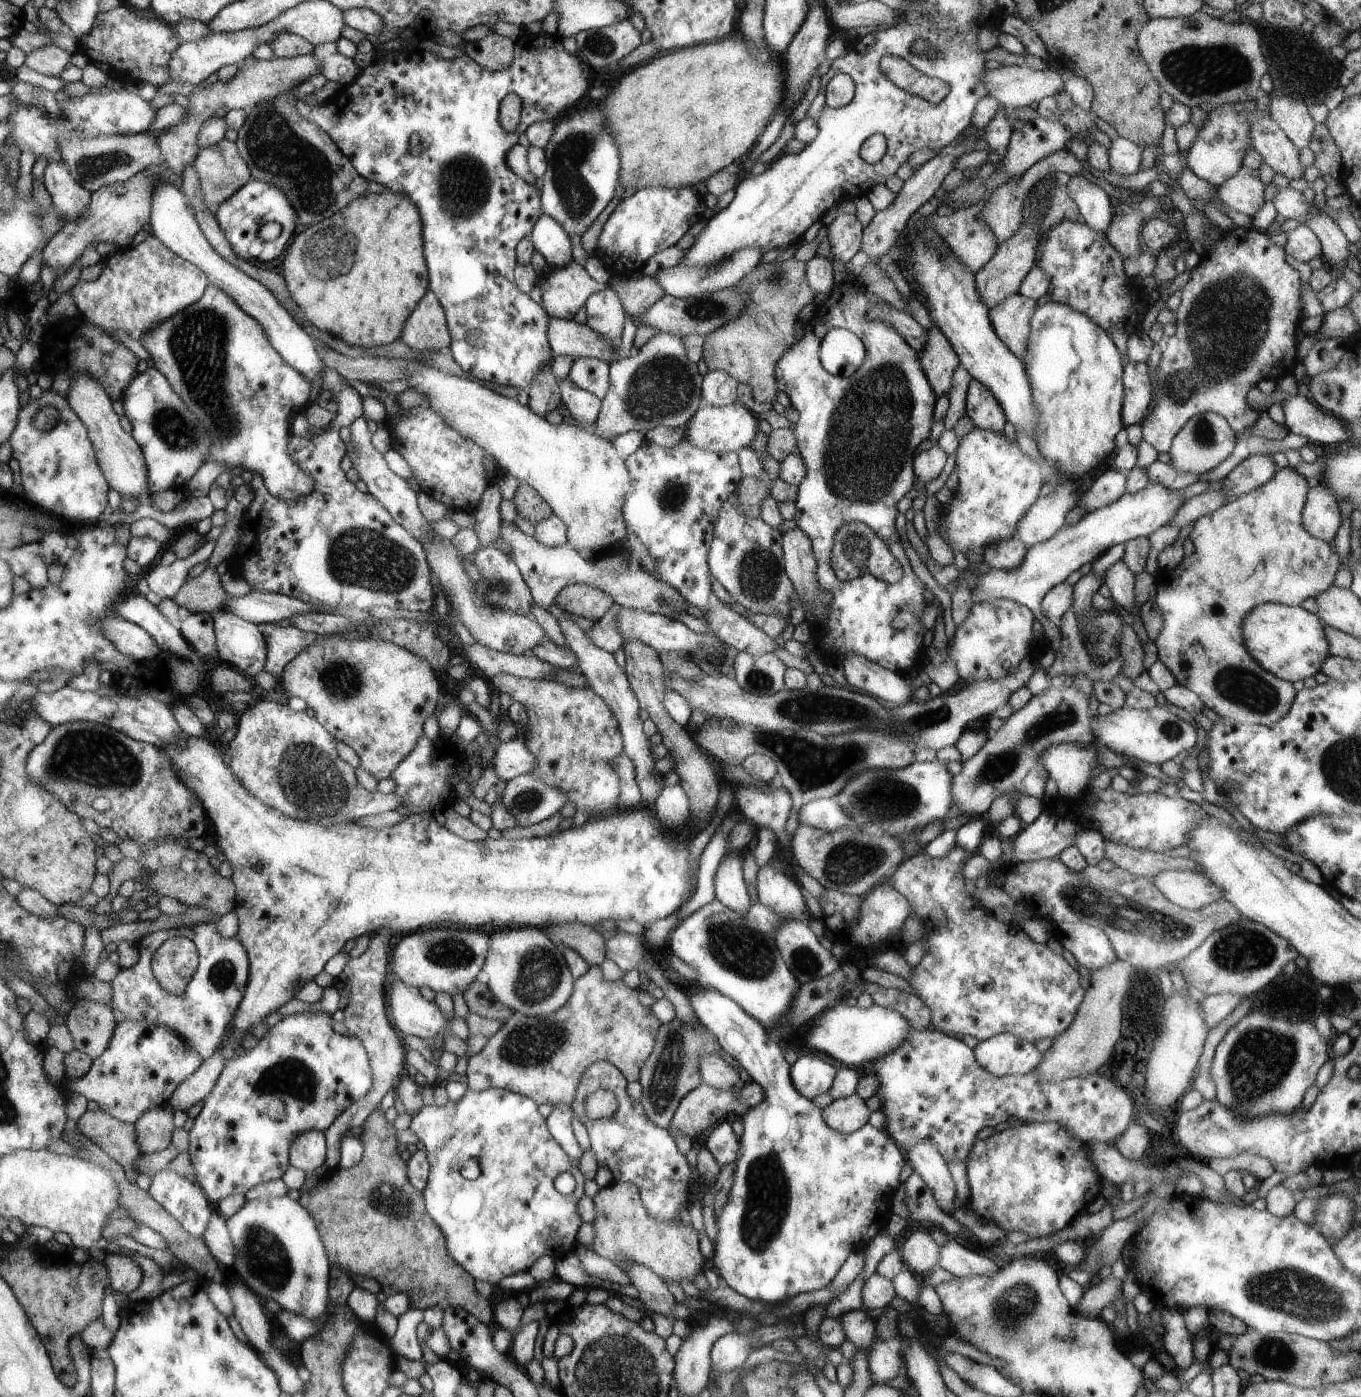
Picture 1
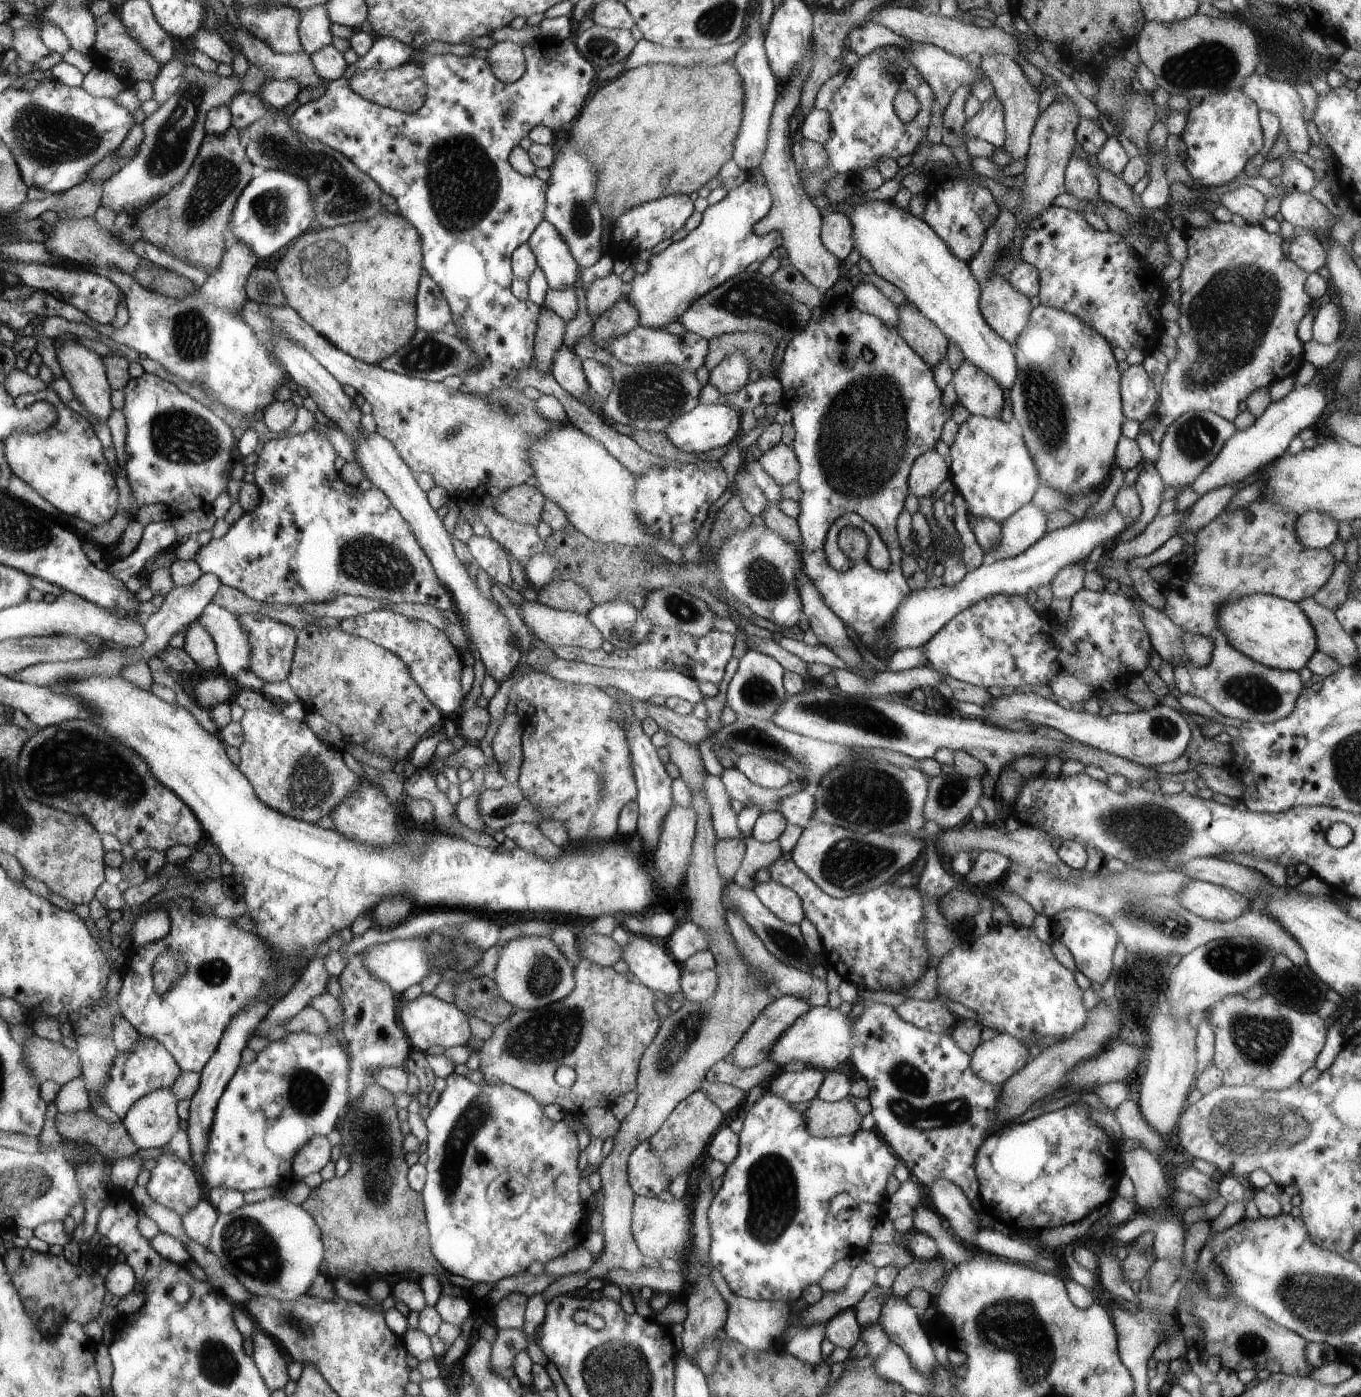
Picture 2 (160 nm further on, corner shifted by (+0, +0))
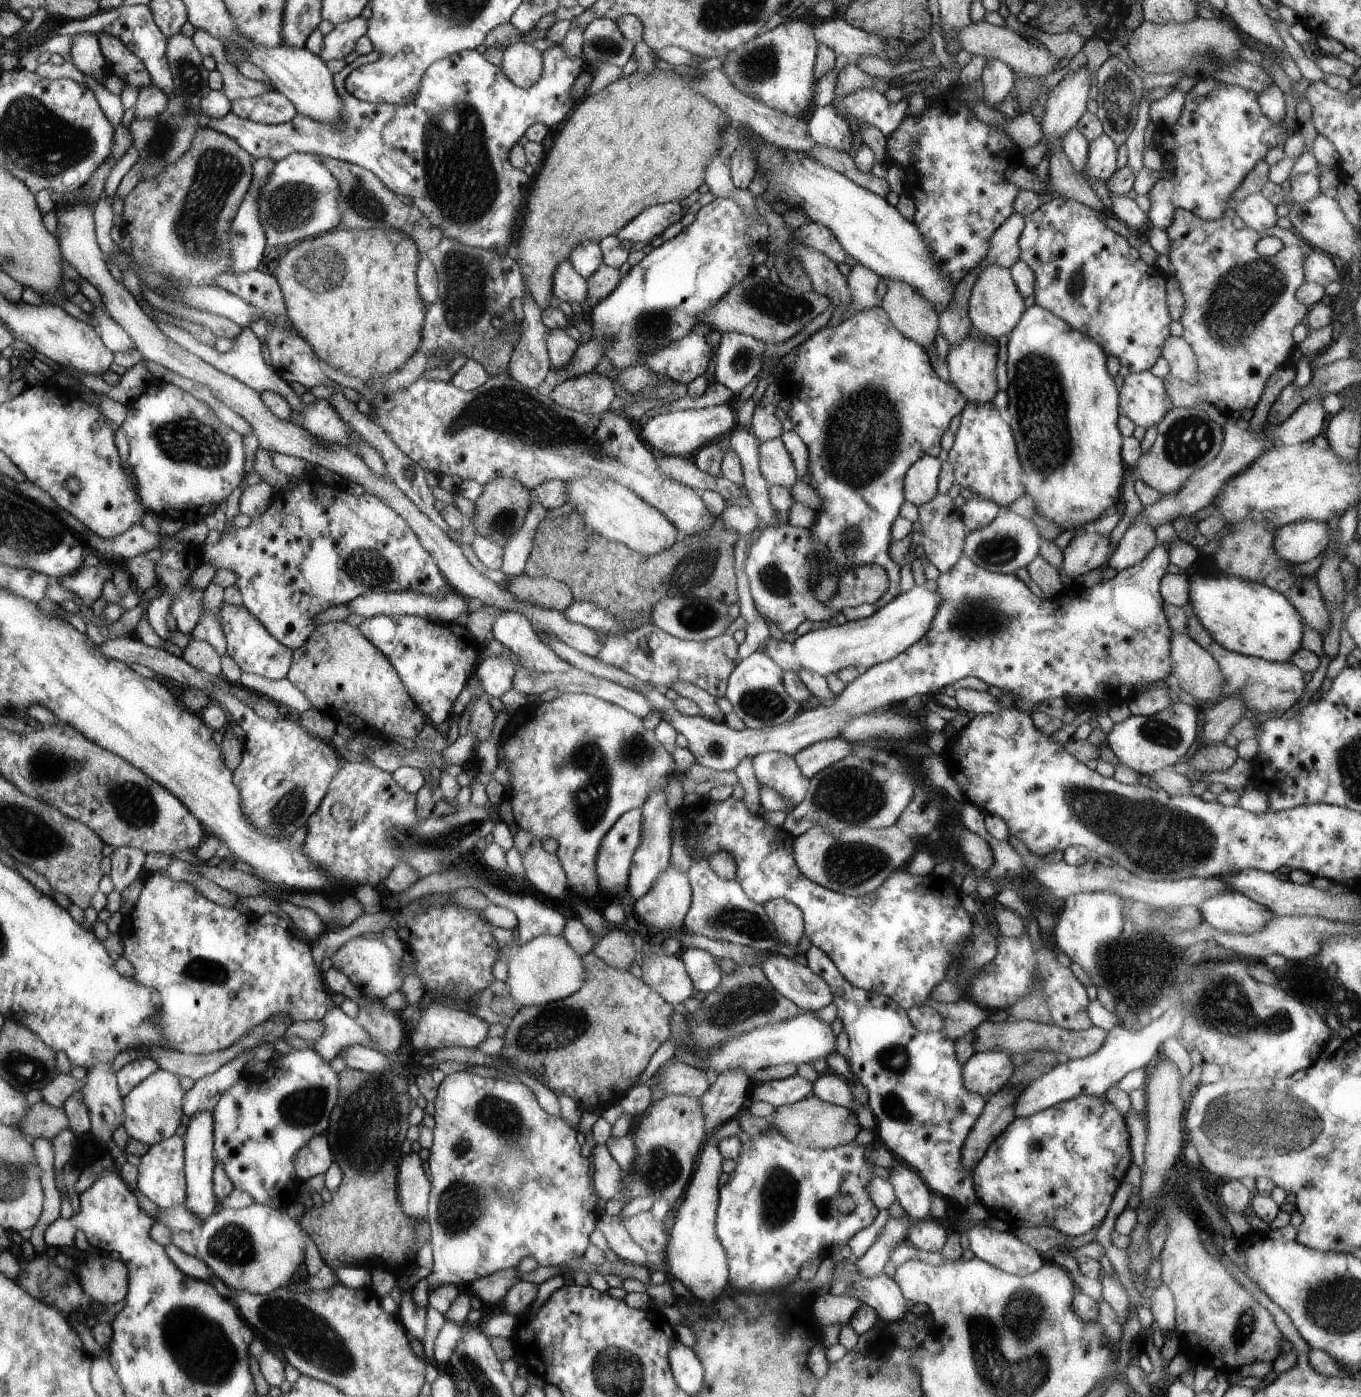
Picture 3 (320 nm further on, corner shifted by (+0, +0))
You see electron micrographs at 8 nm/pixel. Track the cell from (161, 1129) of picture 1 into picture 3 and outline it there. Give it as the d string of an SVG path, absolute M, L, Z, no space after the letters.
M162 1068L146 1077L132 1092L123 1097L123 1126L129 1138L151 1147L172 1137L180 1126L185 1091L181 1086L181 1078Z

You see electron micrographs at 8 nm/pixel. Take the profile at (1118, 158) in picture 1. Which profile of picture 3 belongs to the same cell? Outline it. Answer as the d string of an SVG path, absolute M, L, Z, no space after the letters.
M1106 133L1089 142L1088 154L1083 168L1088 179L1106 182L1118 170L1118 147Z

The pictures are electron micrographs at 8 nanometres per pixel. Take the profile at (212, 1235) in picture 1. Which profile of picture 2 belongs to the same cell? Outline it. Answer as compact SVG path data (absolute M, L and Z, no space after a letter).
M204 1198L181 1220L182 1226L194 1242L199 1242L207 1248L218 1215L209 1199Z

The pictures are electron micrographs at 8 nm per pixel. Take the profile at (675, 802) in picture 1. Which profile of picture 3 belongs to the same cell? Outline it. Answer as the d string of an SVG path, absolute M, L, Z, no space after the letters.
M671 864L668 870L654 883L641 899L634 904L633 915L638 920L642 920L646 925L660 930L670 930L670 932L684 932L683 922L691 905L692 891L688 875L675 870Z

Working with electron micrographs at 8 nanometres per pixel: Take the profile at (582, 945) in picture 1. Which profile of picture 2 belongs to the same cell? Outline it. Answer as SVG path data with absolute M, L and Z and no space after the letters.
M594 934L582 941L579 954L603 967L613 967L622 960L623 946L611 937Z

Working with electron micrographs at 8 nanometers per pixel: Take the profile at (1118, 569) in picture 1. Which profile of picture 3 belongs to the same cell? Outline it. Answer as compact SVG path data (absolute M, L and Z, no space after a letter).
M1173 632L1171 636L1171 657L1174 663L1171 674L1178 678L1180 688L1193 696L1196 701L1205 703L1221 696L1225 680L1217 660L1213 658L1210 651L1191 639L1188 633Z

